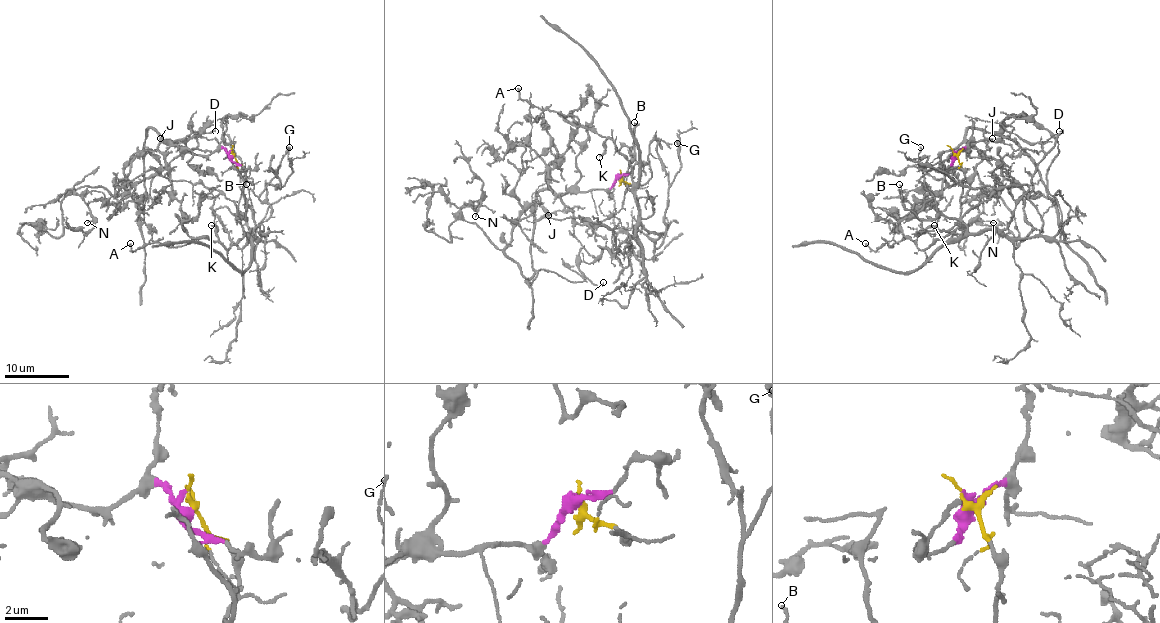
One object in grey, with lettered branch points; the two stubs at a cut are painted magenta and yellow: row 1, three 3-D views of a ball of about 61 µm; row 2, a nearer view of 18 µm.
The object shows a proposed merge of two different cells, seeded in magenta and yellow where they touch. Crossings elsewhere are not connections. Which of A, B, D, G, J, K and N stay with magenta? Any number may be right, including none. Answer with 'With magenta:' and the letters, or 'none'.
With magenta: D, J, N

